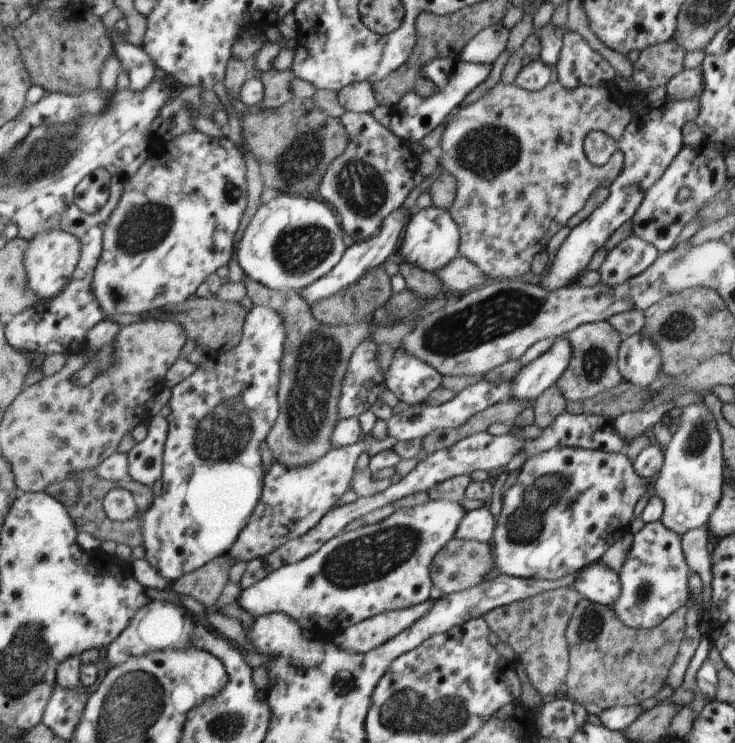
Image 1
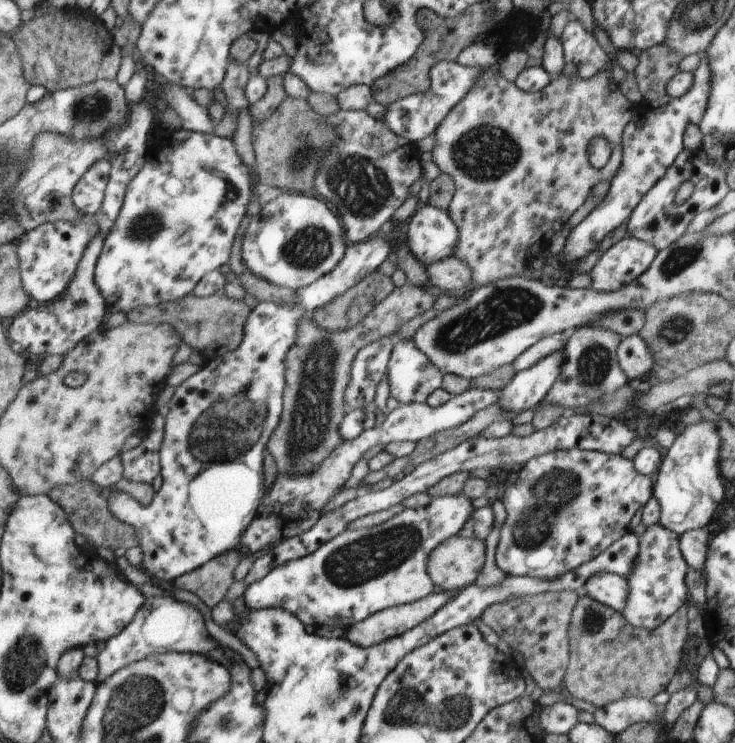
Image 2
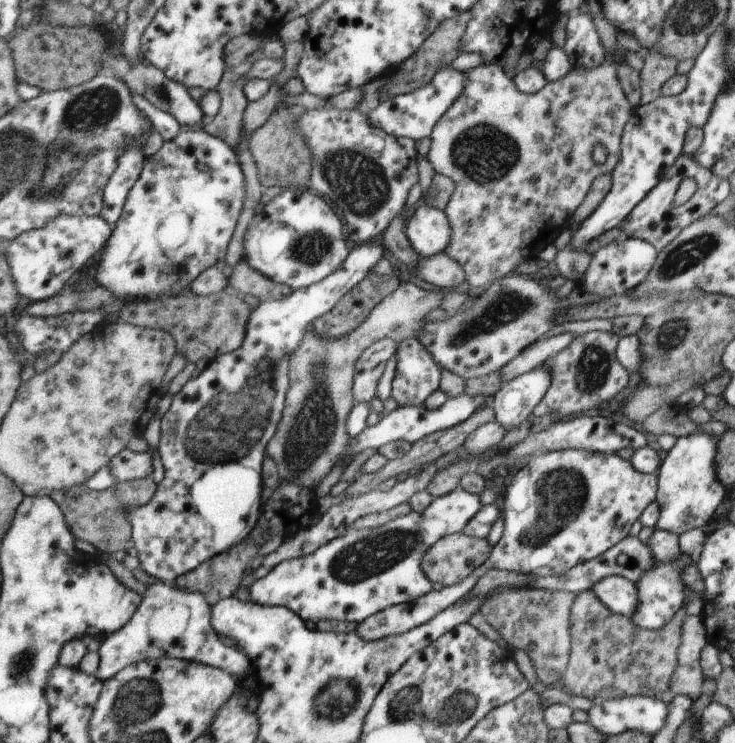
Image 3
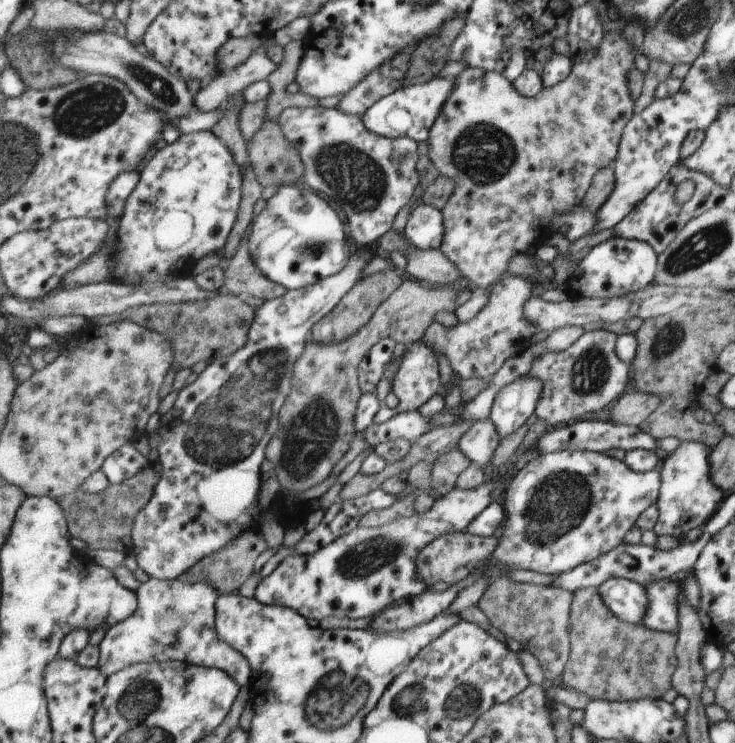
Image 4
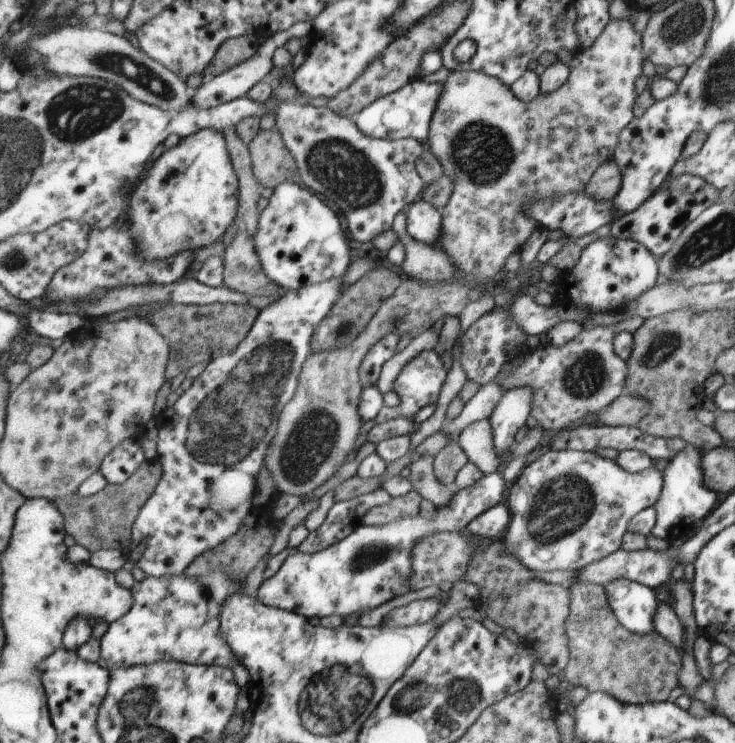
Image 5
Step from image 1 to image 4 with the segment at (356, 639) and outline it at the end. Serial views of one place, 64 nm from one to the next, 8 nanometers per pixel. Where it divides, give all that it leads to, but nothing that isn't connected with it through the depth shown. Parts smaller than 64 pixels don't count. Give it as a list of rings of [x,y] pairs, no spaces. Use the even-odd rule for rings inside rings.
[[[568,448],[534,456],[525,467],[514,472],[505,486],[503,534],[490,559],[447,590],[426,591],[418,598],[380,611],[371,620],[368,629],[384,634],[429,623],[444,613],[464,588],[472,586],[493,568],[562,575],[579,564],[606,555],[624,542],[639,516],[657,502],[662,490],[660,475],[656,469],[636,472],[624,460],[594,451]]]

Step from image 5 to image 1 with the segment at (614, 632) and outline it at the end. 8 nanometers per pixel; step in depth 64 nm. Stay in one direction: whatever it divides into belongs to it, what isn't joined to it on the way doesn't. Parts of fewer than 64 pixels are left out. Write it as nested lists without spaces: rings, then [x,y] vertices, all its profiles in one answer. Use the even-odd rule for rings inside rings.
[[[581,598],[567,624],[565,637],[569,646],[569,671],[565,680],[562,694],[583,704],[597,704],[603,711],[616,705],[640,705],[643,700],[654,697],[654,692],[662,688],[666,674],[670,672],[672,660],[682,642],[682,628],[686,626],[684,616],[689,605],[680,607],[657,627],[649,629],[631,629],[623,623],[617,614],[608,606],[593,603]]]

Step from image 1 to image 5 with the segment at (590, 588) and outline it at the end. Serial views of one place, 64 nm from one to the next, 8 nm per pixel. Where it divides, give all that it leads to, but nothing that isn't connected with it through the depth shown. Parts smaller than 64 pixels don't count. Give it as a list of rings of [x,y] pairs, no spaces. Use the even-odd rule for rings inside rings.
[[[614,579],[603,587],[624,628],[641,635],[656,632],[653,616],[657,609],[657,596],[653,588],[628,579]]]

